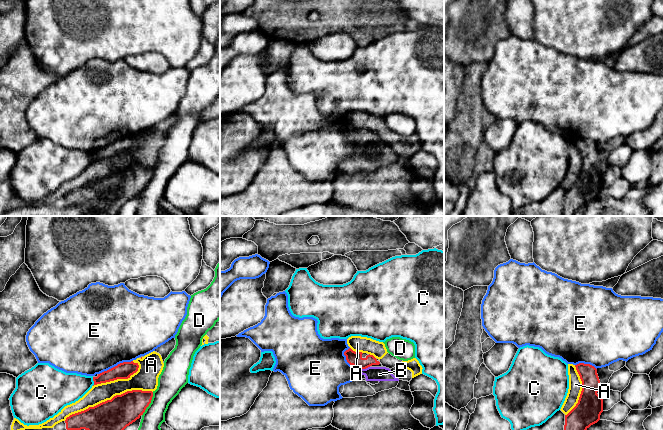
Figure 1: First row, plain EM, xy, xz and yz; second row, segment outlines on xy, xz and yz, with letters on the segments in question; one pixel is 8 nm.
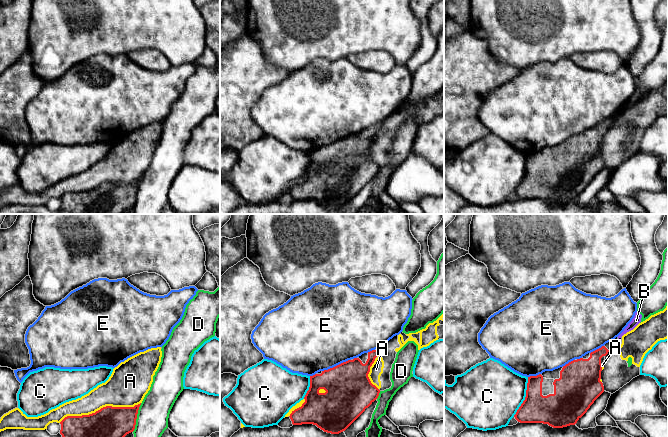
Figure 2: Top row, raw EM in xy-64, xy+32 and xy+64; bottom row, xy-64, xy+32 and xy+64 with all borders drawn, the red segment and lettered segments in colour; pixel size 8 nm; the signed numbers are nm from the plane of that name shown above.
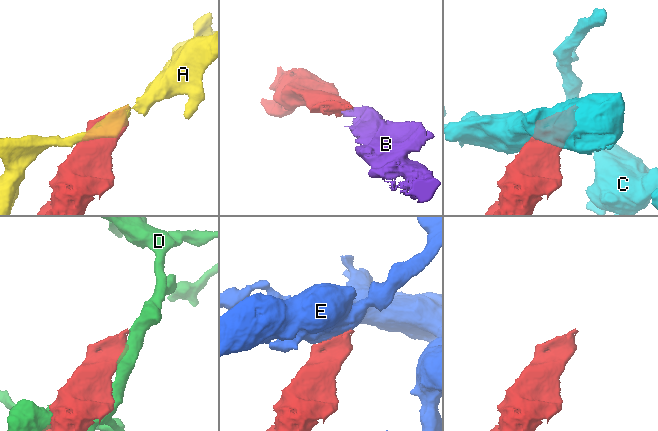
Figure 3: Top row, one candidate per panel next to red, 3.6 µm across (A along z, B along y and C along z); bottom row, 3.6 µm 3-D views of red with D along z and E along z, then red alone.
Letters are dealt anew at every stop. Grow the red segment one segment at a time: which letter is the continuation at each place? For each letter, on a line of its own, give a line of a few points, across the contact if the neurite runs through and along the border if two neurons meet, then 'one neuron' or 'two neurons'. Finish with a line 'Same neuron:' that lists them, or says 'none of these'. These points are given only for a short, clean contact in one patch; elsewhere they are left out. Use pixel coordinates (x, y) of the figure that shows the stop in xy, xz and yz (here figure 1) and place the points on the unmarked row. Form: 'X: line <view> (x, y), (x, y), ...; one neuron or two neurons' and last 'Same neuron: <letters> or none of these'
A: two neurons
B: line xz (353, 134), (364, 144), (370, 149), (379, 150); one neuron
C: two neurons
D: two neurons
E: line xy (132, 136), (120, 138), (98, 150); two neurons
Same neuron: B

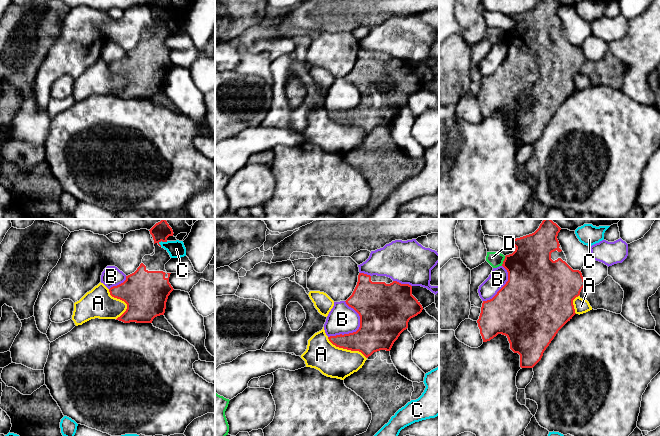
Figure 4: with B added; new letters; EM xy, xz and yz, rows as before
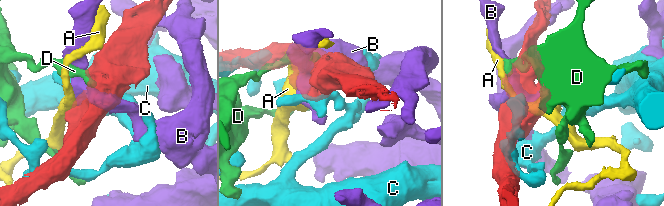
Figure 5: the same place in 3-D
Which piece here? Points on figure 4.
A: two neurons
B: two neurons
C: two neurons
D: line yz (505, 32), (501, 41); two neurons
Same neuron: none of these

